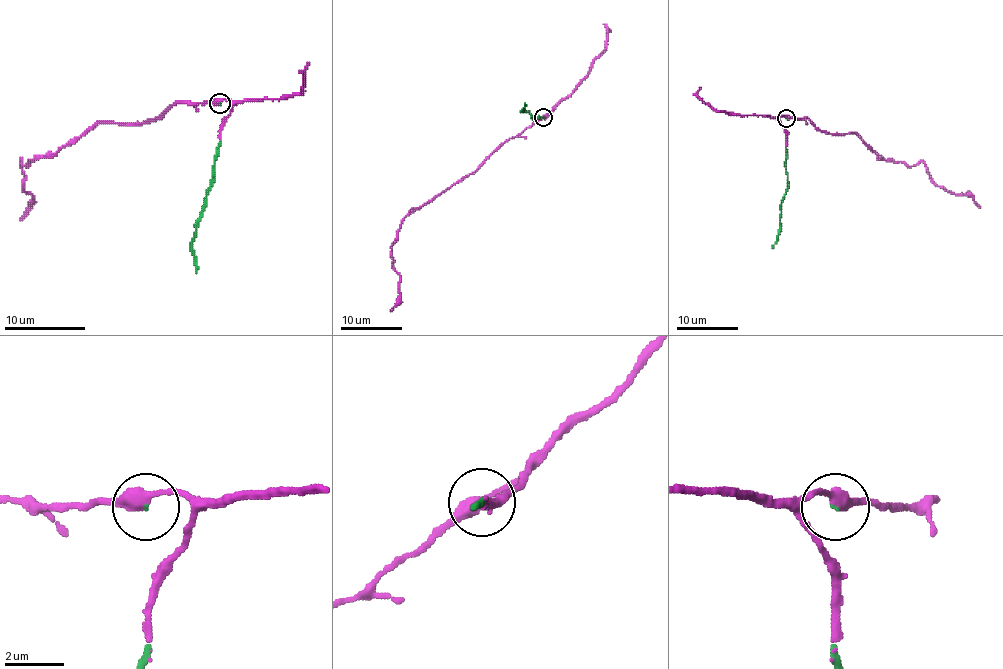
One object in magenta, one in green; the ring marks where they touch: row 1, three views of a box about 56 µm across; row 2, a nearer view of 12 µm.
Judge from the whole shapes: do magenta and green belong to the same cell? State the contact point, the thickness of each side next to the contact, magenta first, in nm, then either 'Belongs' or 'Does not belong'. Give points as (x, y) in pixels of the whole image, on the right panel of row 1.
Place: (786, 118). Thickness 380 nm (magenta) against 50 nm. Belongs

